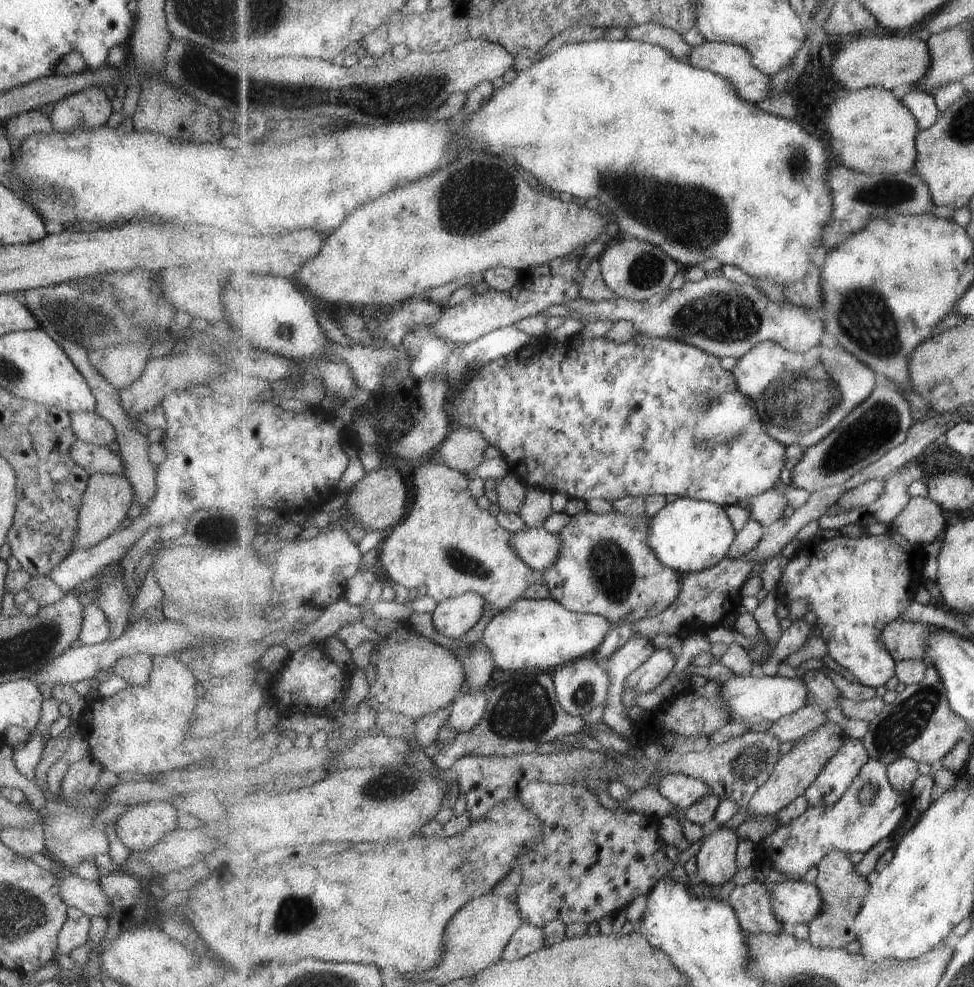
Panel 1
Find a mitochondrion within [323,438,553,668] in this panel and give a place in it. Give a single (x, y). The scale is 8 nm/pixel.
(464, 563)

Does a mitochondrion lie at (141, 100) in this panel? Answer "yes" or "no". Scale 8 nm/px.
no

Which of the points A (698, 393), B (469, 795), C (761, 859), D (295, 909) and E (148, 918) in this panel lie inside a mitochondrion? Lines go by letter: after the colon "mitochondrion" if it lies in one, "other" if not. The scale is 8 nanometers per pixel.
A: mitochondrion
B: other
C: other
D: mitochondrion
E: other

